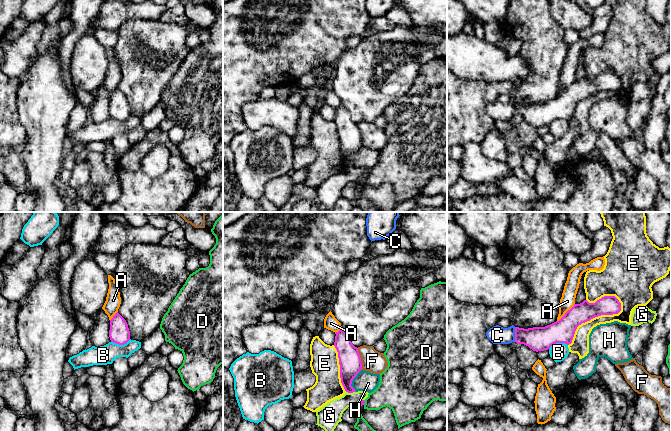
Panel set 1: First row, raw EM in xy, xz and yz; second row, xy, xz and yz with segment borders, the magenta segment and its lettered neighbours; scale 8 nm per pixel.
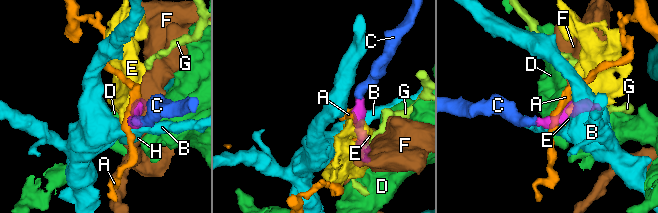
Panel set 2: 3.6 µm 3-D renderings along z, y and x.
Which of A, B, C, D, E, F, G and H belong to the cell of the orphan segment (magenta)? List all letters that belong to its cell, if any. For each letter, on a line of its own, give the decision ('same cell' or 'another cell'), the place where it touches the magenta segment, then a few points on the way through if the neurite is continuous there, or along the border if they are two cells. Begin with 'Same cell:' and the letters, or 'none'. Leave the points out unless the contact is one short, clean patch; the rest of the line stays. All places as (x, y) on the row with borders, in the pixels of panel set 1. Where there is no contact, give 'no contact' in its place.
Same cell: C
A: another cell; contact yz (566, 312)
B: another cell; contact yz (557, 342); border yz (567, 344), (554, 343), (549, 349)
C: same cell; contact yz (515, 334); way yz (537, 338), (515, 334), (497, 335)
D: another cell; contact xz (364, 402); border xz (365, 400), (363, 404)
E: another cell; contact yz (594, 317)
F: another cell; contact xz (360, 359); border xz (357, 348), (362, 369)
G: another cell; contact xz (351, 392); border xz (346, 391), (355, 392)
H: another cell; contact xz (352, 380); border xz (361, 369), (351, 384), (355, 391)

